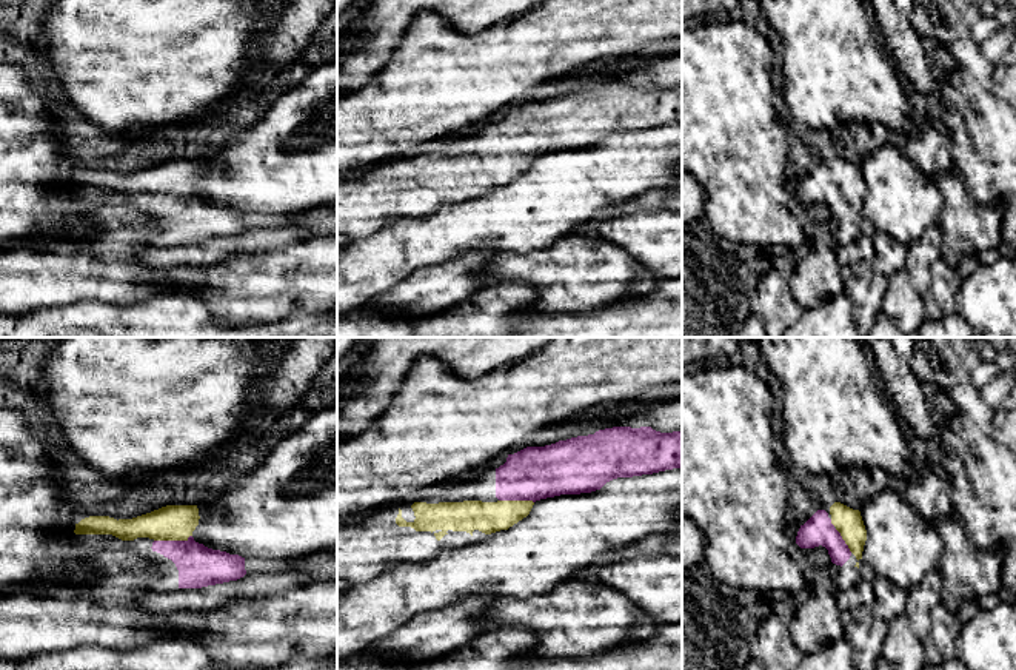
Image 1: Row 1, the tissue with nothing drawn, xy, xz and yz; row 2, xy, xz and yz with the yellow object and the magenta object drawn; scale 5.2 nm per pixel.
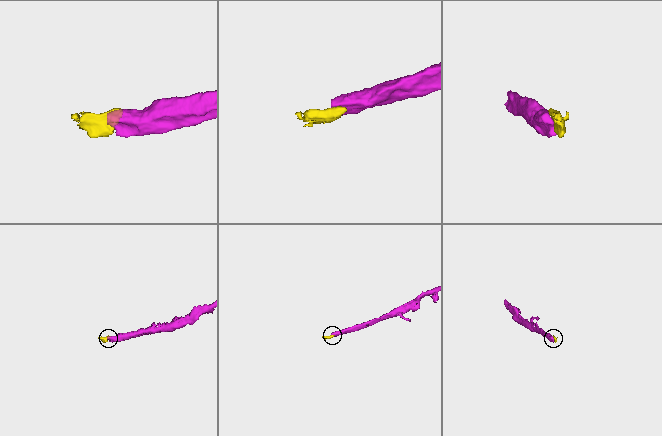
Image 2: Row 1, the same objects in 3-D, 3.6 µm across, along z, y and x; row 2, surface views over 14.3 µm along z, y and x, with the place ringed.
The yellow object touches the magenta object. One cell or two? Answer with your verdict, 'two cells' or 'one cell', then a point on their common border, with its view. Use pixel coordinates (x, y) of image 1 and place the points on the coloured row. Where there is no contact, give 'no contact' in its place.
one cell; contact xy (173, 539)

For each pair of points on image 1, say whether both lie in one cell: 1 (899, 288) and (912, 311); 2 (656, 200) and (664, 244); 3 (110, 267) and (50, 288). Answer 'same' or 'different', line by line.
1: same
2: different
3: same

